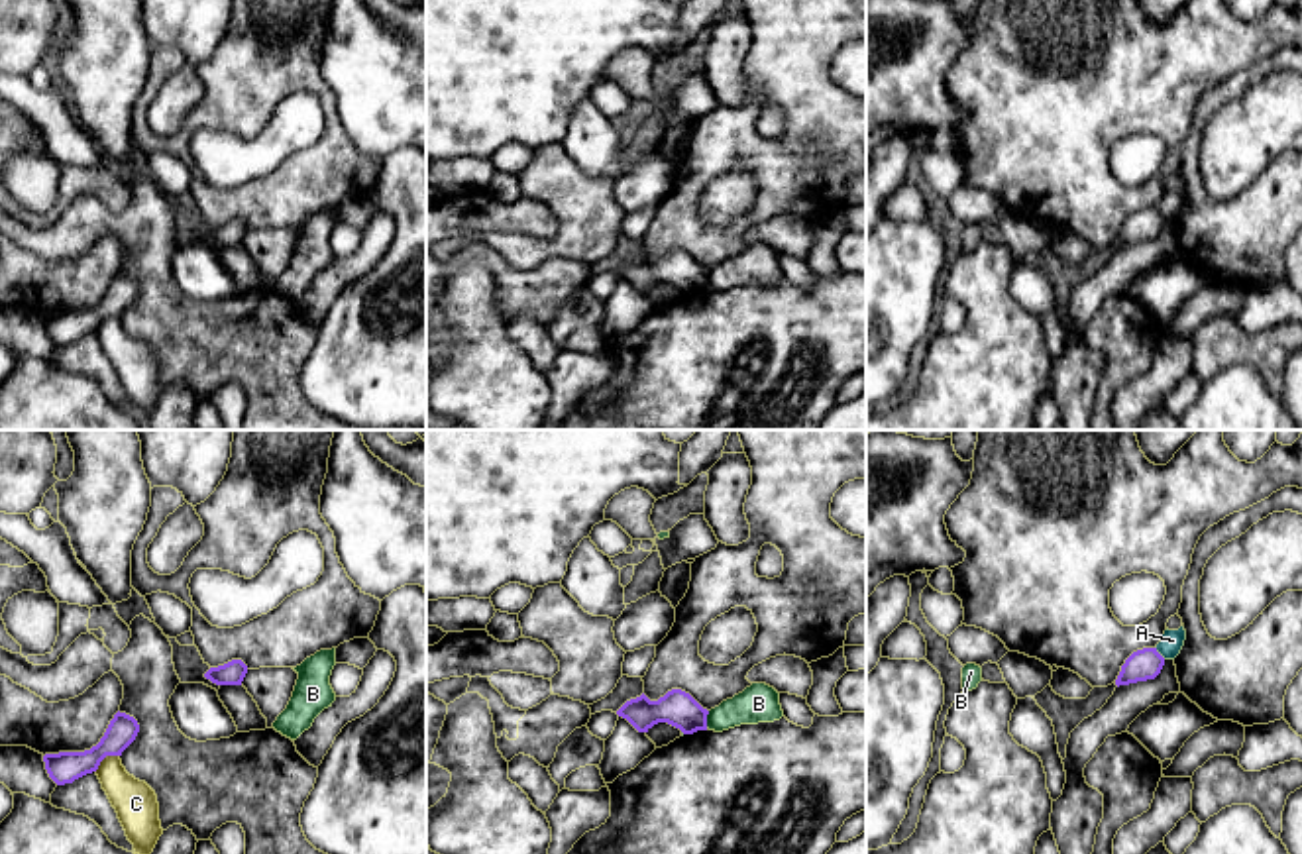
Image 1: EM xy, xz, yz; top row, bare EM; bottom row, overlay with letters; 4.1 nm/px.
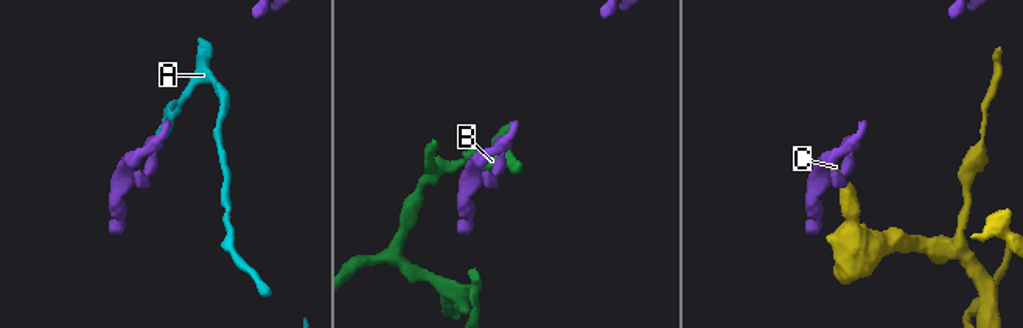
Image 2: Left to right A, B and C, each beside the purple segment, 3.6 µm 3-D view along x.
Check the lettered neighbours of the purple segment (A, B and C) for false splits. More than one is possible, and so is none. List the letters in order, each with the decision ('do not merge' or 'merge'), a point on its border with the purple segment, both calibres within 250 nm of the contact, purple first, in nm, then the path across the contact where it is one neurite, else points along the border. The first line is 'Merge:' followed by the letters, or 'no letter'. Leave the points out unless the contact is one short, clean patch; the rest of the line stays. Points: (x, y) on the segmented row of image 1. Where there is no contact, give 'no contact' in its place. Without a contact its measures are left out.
Merge: no letter
A: do not merge; contact yz (1157, 652); calibres 130 and 90 nm; border yz (1155, 646), (1165, 658)
B: do not merge; contact xz (705, 719); calibres 150 and 160 nm; border xz (709, 711), (705, 727)
C: do not merge; contact xy (105, 756); calibres 130 and 180 nm

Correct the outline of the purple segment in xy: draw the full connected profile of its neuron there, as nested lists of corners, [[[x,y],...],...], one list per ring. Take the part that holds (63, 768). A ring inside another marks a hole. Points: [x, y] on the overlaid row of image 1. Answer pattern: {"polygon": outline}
{"polygon": [[[118,711],[96,746],[84,752],[45,754],[45,770],[57,785],[73,783],[75,779],[96,772],[106,756],[122,756],[136,740],[137,732],[137,721]]]}

